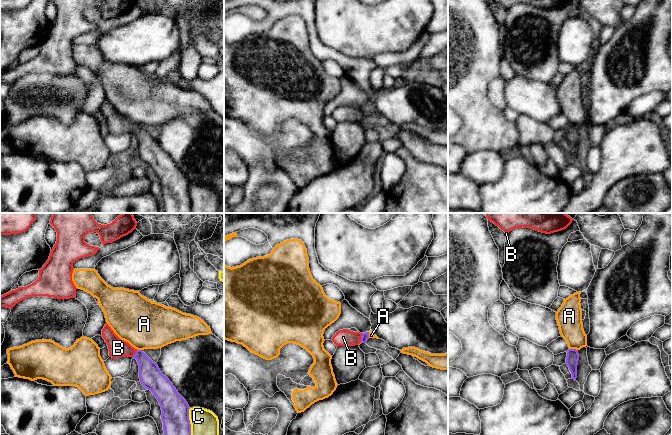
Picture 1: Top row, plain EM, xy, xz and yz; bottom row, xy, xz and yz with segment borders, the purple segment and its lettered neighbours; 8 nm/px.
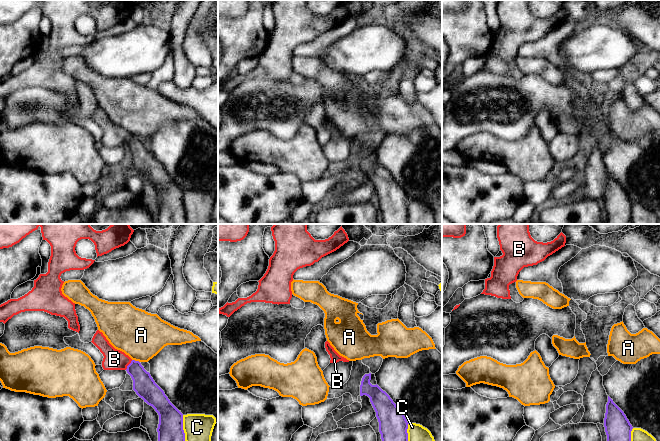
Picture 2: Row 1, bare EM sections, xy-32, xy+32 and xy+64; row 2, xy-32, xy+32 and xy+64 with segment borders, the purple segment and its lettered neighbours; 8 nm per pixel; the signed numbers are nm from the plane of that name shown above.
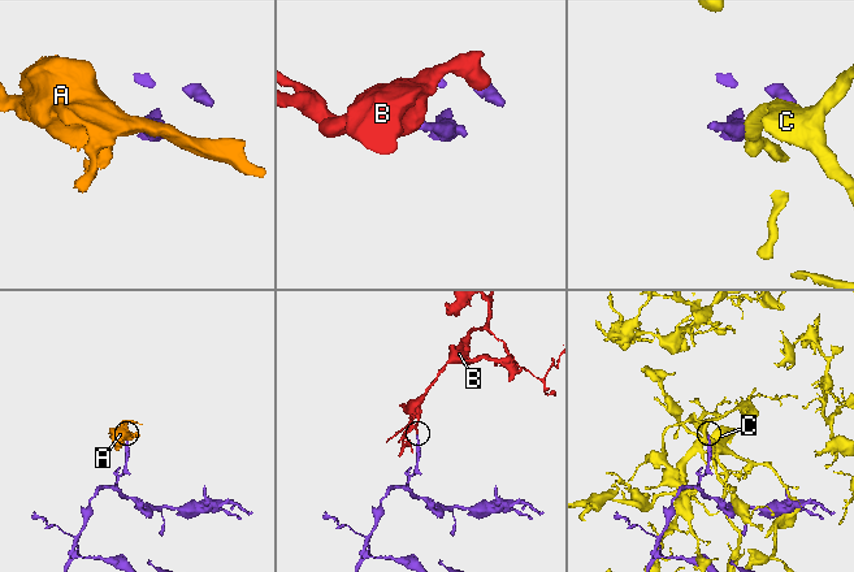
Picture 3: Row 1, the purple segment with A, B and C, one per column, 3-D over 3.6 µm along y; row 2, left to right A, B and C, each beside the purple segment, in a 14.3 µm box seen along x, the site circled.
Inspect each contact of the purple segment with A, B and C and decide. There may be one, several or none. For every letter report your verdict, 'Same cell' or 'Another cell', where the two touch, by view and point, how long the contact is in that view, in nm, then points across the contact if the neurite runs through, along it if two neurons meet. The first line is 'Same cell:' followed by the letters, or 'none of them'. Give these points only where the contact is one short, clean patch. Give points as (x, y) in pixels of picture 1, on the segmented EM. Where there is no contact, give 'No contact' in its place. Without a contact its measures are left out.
Same cell: B
A: Another cell. Touches purple at yz (573, 349). Shared border 70 nm. Boundary: yz (569, 348), (577, 350)
B: Same cell. Touches purple at xz (361, 337). Shared border 70 nm. Path across: xz (365, 336), (361, 337), (343, 337)
C: Another cell. Touches purple at xy (189, 421). Shared border 220 nm

